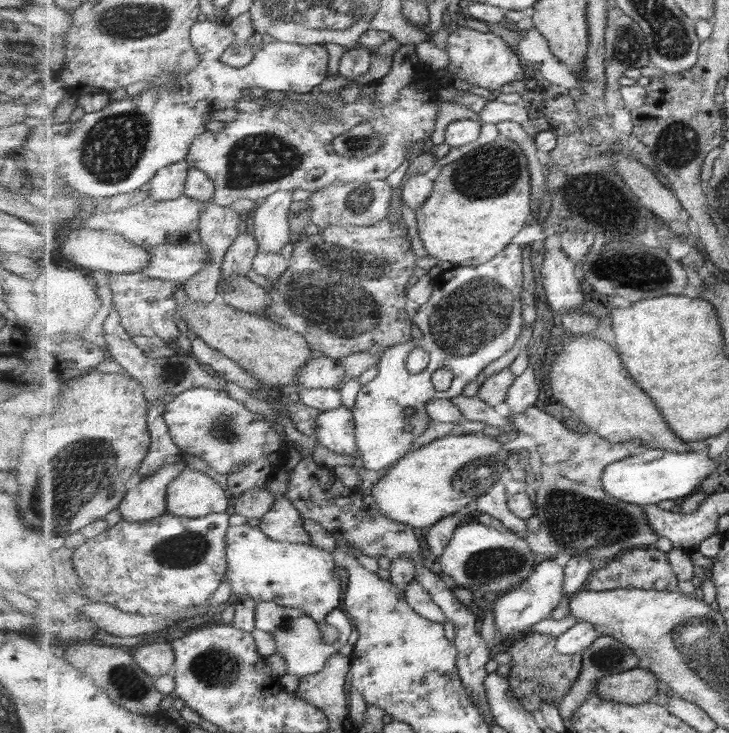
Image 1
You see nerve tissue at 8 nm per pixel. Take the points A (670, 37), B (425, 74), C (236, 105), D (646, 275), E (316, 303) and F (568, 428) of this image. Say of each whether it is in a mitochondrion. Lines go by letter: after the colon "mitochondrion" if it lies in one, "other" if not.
A: mitochondrion
B: other
C: other
D: mitochondrion
E: mitochondrion
F: other

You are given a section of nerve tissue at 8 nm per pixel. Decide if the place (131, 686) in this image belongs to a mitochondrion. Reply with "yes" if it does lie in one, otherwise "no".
yes

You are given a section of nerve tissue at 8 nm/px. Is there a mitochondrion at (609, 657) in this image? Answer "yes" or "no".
yes

